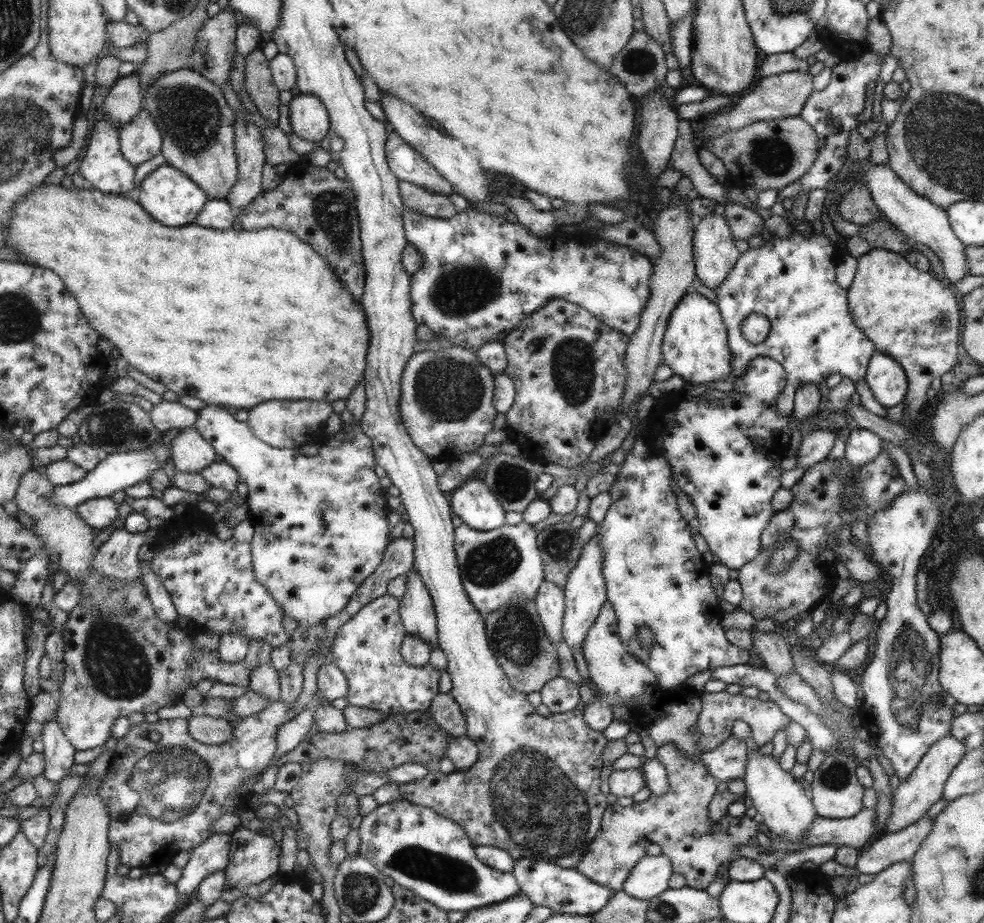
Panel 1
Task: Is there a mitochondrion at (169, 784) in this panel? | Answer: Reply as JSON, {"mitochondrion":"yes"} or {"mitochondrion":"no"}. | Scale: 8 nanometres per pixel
{"mitochondrion":"yes"}

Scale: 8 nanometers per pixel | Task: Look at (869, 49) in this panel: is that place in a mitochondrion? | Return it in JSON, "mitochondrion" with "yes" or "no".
{"mitochondrion":"no"}

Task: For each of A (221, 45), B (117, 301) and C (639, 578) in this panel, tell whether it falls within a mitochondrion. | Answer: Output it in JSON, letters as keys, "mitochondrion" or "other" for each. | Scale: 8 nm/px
{"A":"other","B":"other","C":"other"}

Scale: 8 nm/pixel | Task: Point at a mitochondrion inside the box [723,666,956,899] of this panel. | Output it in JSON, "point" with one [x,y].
{"point":[837,775]}

